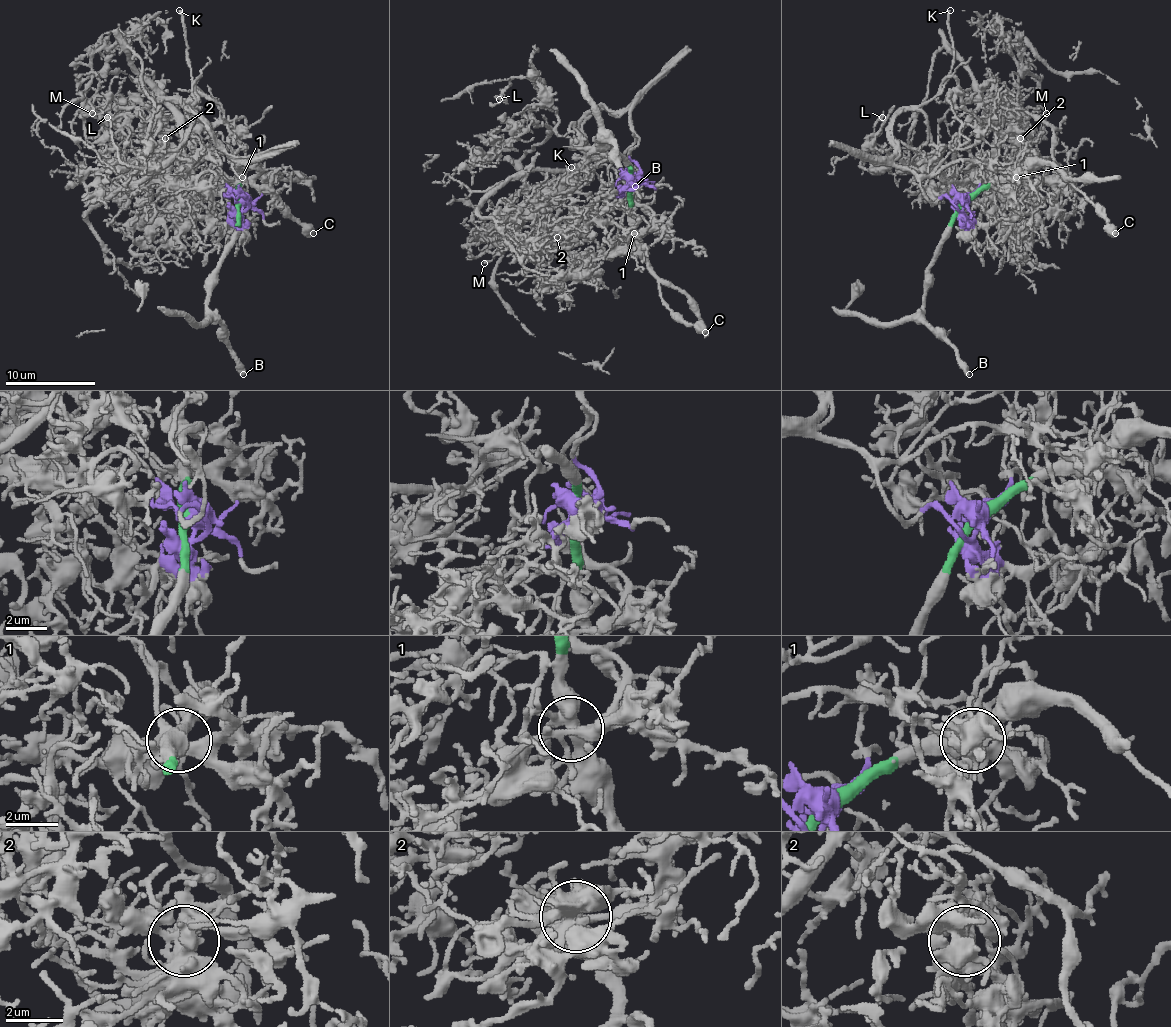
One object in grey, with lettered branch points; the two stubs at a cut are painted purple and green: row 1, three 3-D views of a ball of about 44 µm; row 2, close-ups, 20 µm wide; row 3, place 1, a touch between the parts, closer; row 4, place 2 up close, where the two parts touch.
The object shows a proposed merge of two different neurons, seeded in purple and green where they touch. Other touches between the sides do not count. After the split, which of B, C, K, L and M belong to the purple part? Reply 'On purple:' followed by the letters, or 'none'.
On purple: K, L, M

